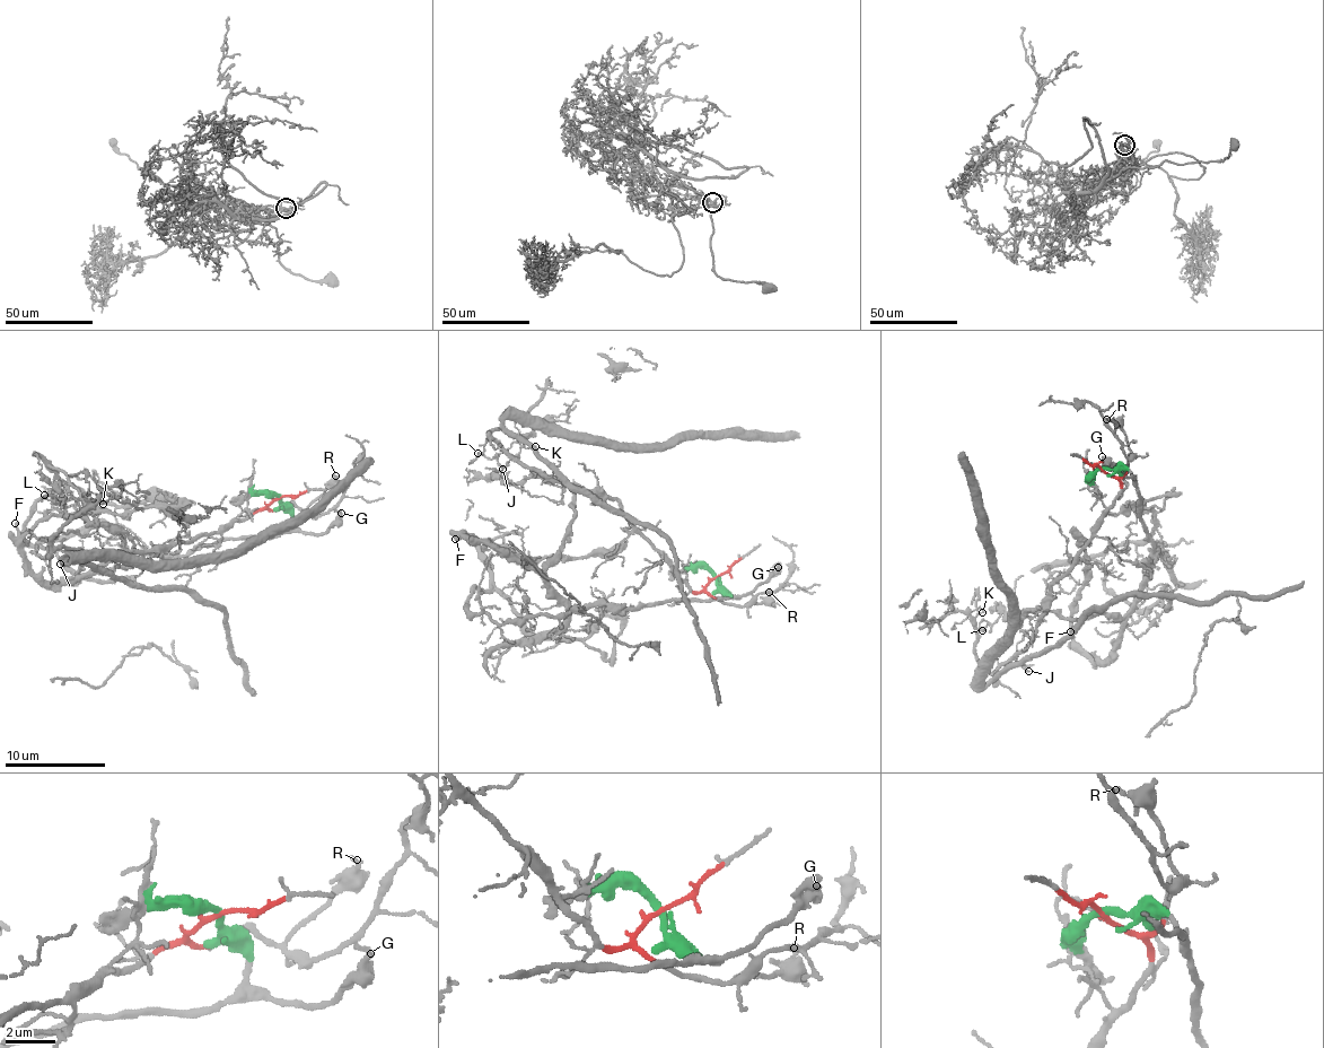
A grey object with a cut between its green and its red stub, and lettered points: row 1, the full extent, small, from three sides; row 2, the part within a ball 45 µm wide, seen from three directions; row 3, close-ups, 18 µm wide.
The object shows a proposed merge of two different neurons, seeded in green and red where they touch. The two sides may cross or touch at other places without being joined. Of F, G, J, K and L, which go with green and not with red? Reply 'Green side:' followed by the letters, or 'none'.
Green side: F, G

